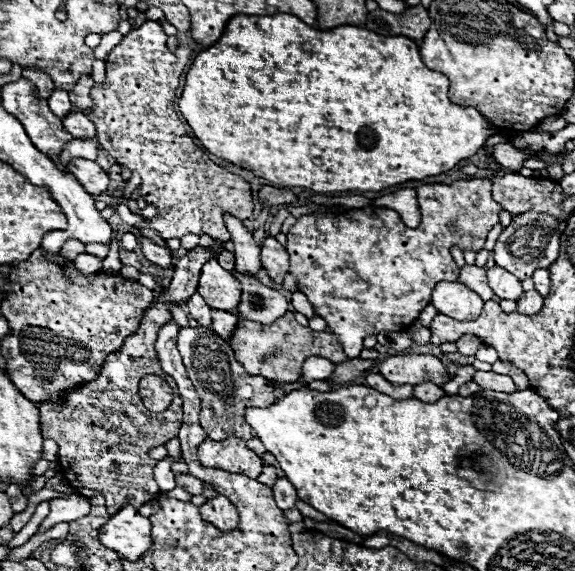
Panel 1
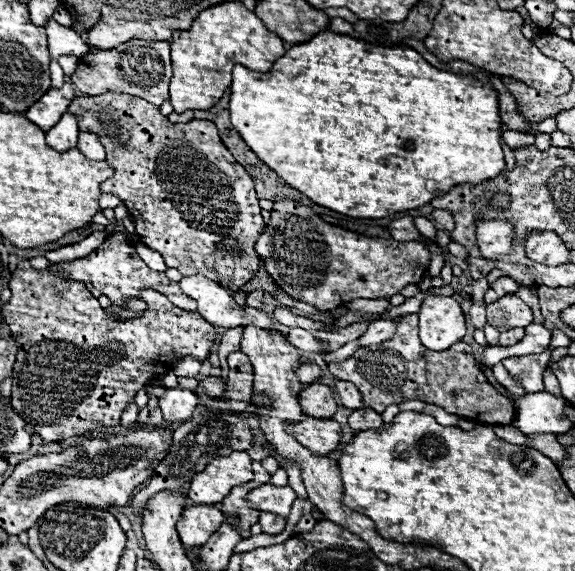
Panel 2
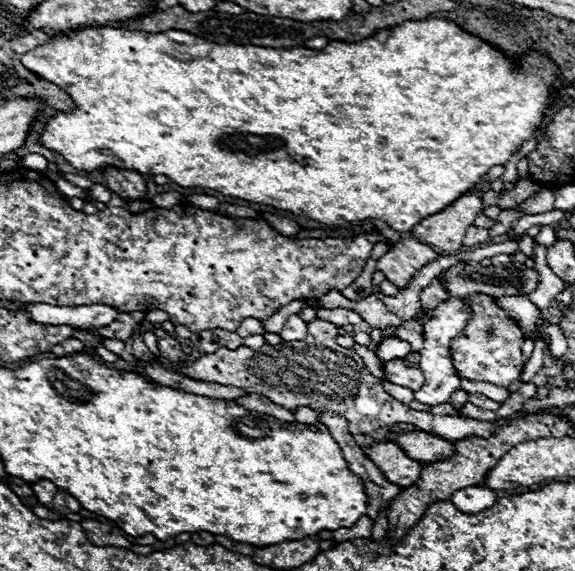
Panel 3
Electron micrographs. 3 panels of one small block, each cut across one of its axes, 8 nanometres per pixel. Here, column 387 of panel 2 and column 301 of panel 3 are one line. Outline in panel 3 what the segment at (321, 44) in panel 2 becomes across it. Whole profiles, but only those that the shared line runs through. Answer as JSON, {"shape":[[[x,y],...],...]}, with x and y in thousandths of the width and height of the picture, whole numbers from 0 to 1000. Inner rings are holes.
{"shape":[[[763,32],[699,39],[630,74],[574,74],[560,88],[372,77],[320,53],[289,53],[264,60],[198,46],[143,46],[136,53],[101,56],[90,74],[80,74],[80,81],[63,81],[59,88],[45,91],[38,98],[38,109],[52,126],[104,151],[115,165],[122,165],[125,179],[132,182],[125,196],[97,196],[94,203],[83,203],[80,221],[70,235],[70,249],[83,263],[108,270],[111,280],[118,280],[129,294],[143,301],[202,291],[216,298],[233,298],[247,308],[282,305],[317,329],[376,333],[390,343],[477,361],[483,368],[497,368],[574,396],[633,382],[657,382],[689,406],[717,406],[730,385],[772,368],[807,336],[824,329],[856,291],[880,287],[880,280],[901,263],[901,256],[911,245],[925,242],[929,228],[946,207],[950,186],[967,168],[967,158],[960,158],[963,116],[950,109],[936,91],[922,91],[918,98],[911,98],[908,123],[894,123],[890,105],[877,102],[877,95],[870,95],[863,84],[810,60],[790,39]]]}

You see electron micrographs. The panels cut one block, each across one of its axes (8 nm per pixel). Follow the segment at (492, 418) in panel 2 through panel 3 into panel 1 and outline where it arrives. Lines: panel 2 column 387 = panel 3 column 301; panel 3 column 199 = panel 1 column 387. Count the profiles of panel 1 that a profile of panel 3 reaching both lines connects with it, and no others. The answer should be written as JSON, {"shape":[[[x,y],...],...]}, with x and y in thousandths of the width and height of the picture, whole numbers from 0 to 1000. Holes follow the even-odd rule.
{"shape":[[[703,620],[678,623],[661,634],[661,655],[682,673],[734,673],[755,669],[762,676],[783,665],[772,637],[751,620]]]}

